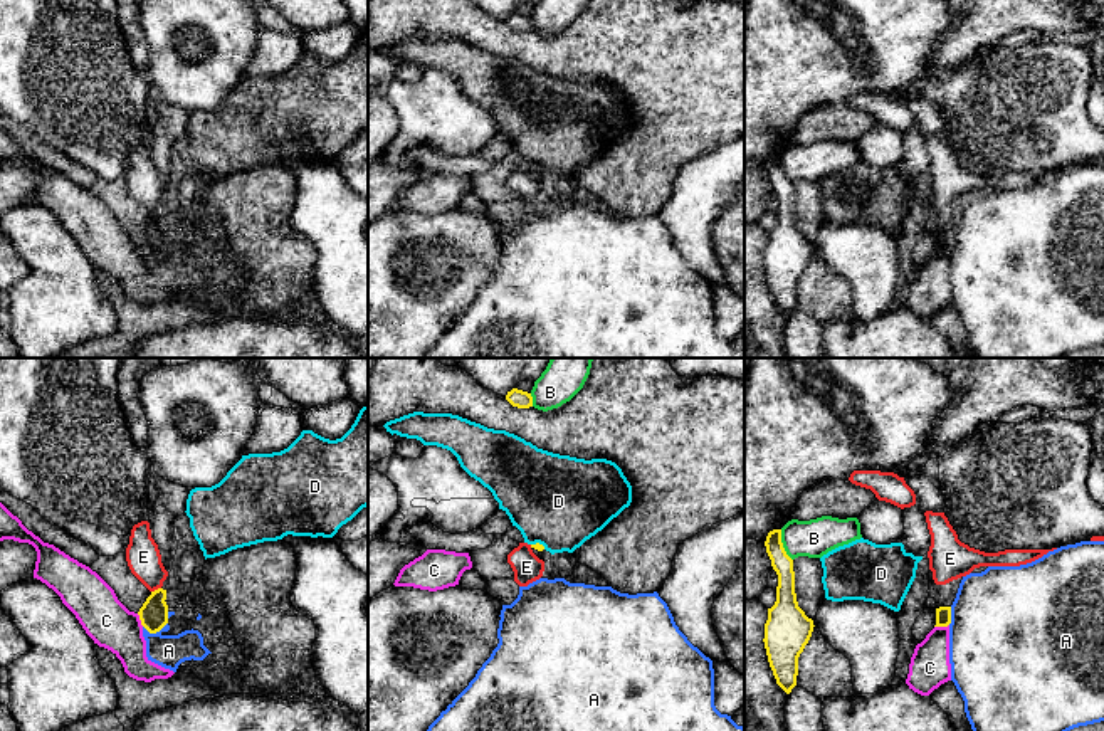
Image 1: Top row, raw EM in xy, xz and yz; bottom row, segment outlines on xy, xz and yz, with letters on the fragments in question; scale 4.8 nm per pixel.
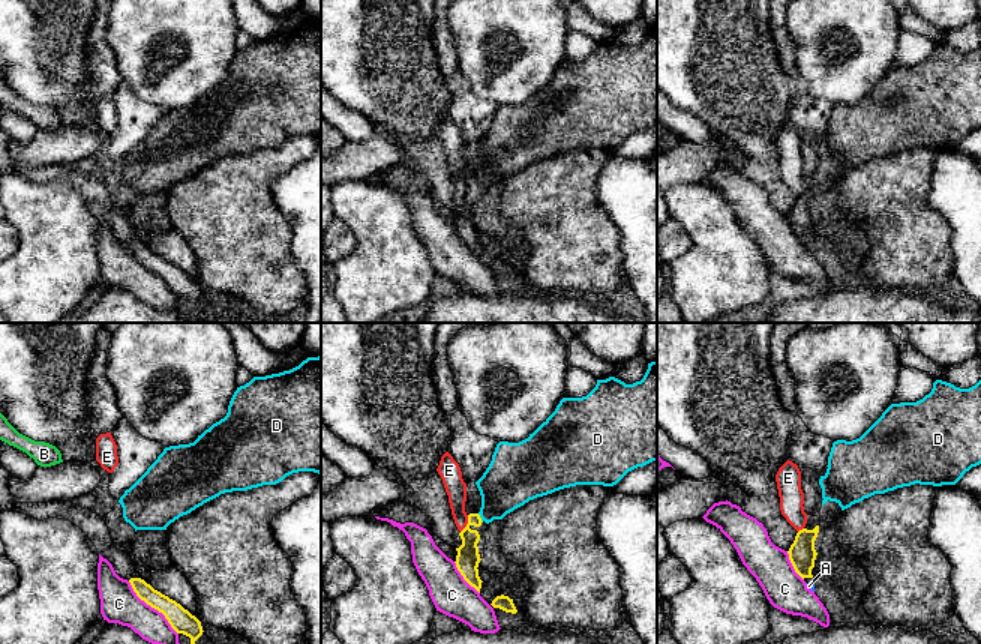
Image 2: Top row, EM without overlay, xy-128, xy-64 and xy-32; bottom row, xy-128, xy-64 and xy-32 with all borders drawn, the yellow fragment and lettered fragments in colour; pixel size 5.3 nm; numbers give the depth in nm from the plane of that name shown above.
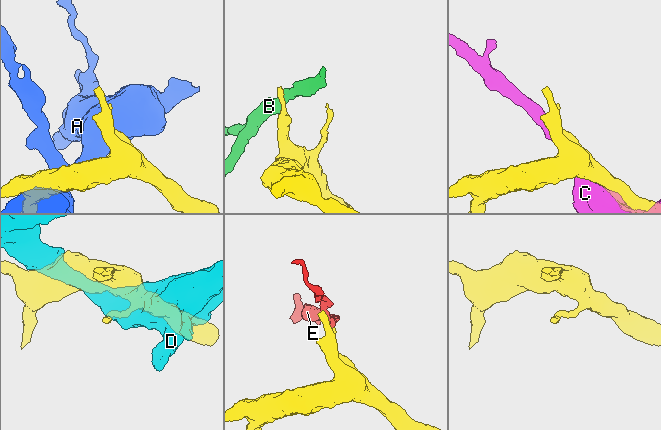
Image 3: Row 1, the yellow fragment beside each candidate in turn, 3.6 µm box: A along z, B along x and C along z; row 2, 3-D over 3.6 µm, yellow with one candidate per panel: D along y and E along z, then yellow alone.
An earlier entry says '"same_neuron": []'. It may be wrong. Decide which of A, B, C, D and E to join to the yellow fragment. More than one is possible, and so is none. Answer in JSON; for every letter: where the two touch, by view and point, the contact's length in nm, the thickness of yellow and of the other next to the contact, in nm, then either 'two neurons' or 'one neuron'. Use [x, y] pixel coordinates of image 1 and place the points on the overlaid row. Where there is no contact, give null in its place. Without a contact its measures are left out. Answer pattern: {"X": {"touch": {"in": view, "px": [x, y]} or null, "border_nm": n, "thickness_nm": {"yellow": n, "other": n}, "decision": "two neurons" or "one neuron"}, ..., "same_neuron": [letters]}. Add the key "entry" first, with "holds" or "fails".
{"entry": "holds", "A": {"touch": {"in": "xy", "px": [155, 632]}, "border_nm": 120, "thickness_nm": {"yellow": 140, "other": 160}, "decision": "two neurons"}, "B": {"touch": {"in": "yz", "px": [782, 545]}, "border_nm": 160, "thickness_nm": {"yellow": 100, "other": 180}, "decision": "two neurons"}, "C": {"touch": {"in": "yz", "px": [941, 625]}, "border_nm": 70, "thickness_nm": {"yellow": 80, "other": 200}, "decision": "two neurons"}, "D": {"touch": {"in": "xz", "px": [538, 543]}, "border_nm": 80, "thickness_nm": {"yellow": 40, "other": 440}, "decision": "two neurons"}, "E": {"touch": {"in": "xy", "px": [155, 590]}, "border_nm": 50, "thickness_nm": {"yellow": 140, "other": 160}, "decision": "two neurons"}, "same_neuron": []}

